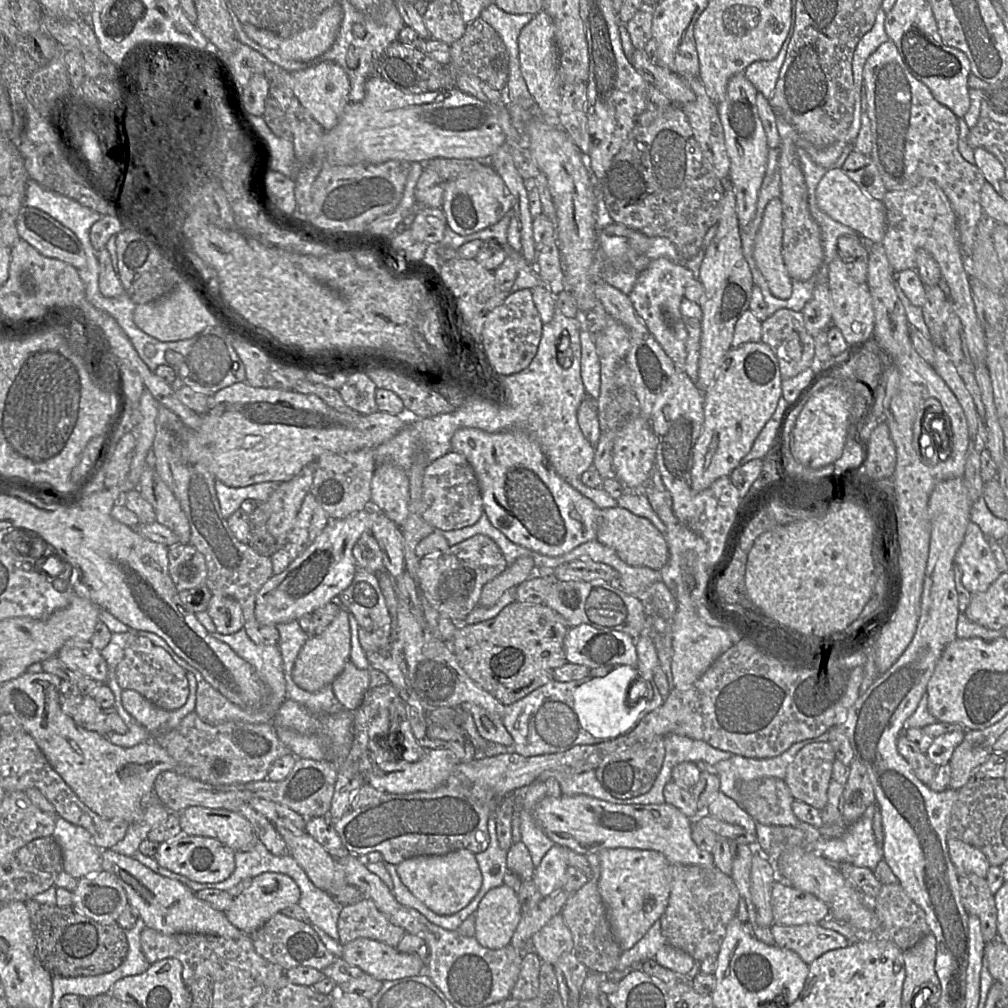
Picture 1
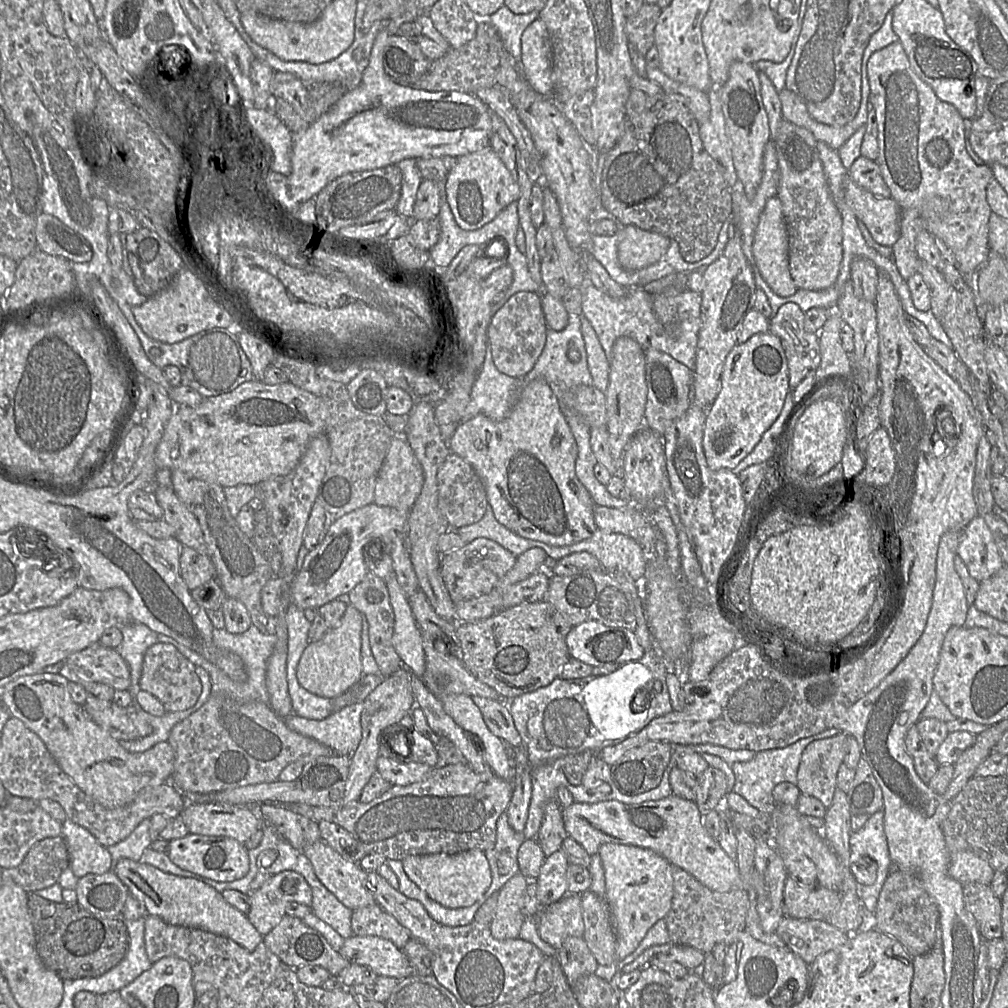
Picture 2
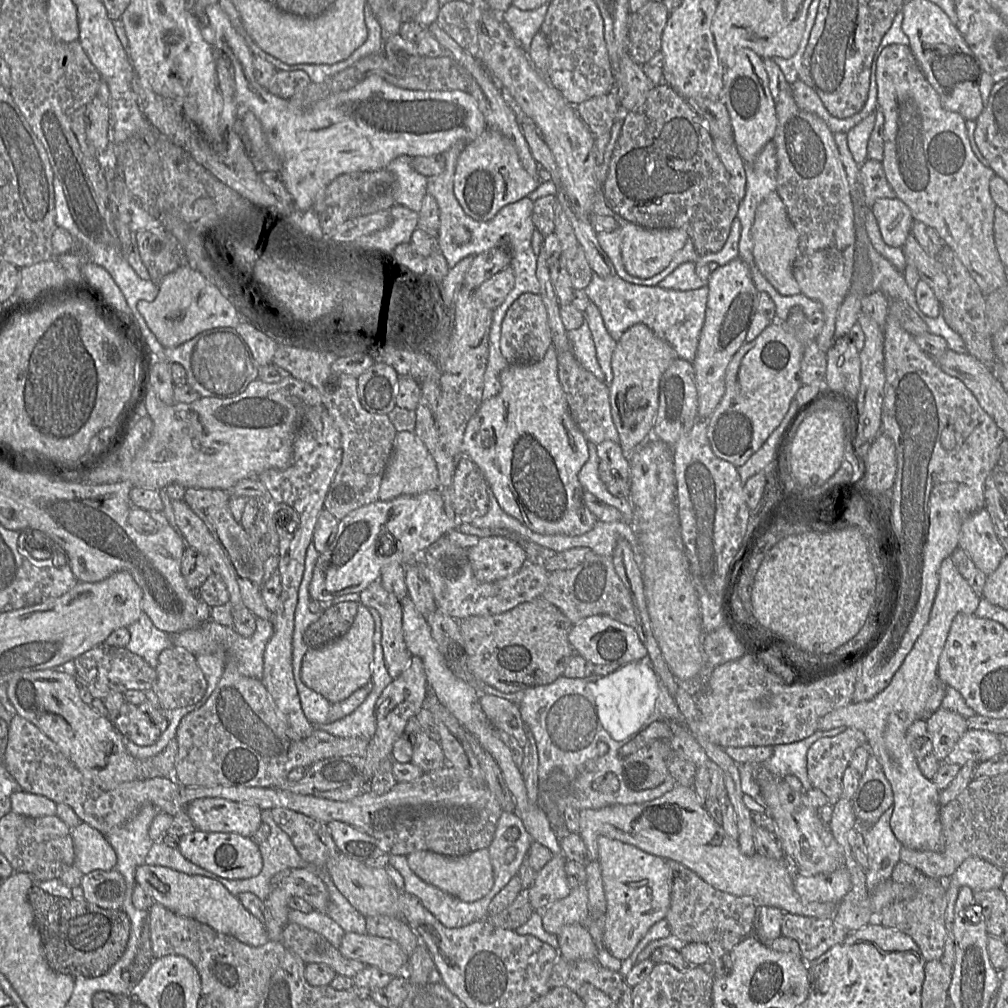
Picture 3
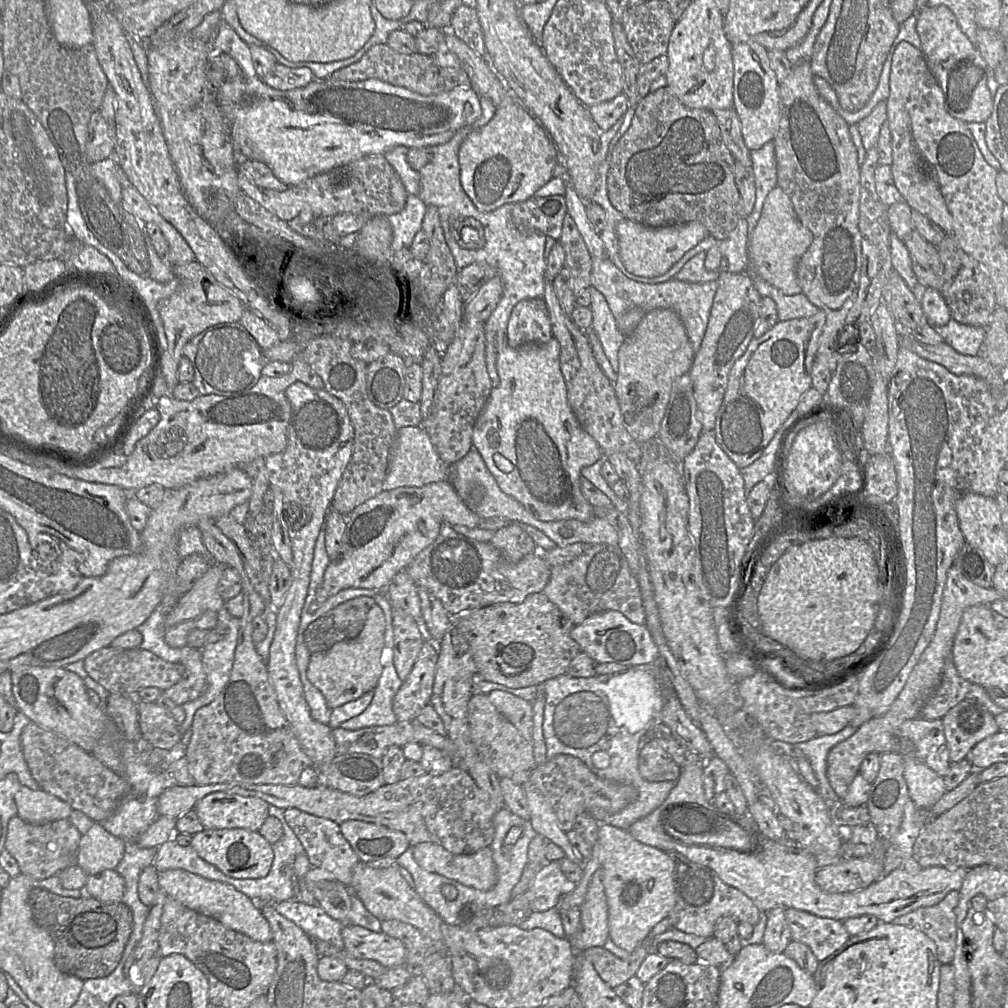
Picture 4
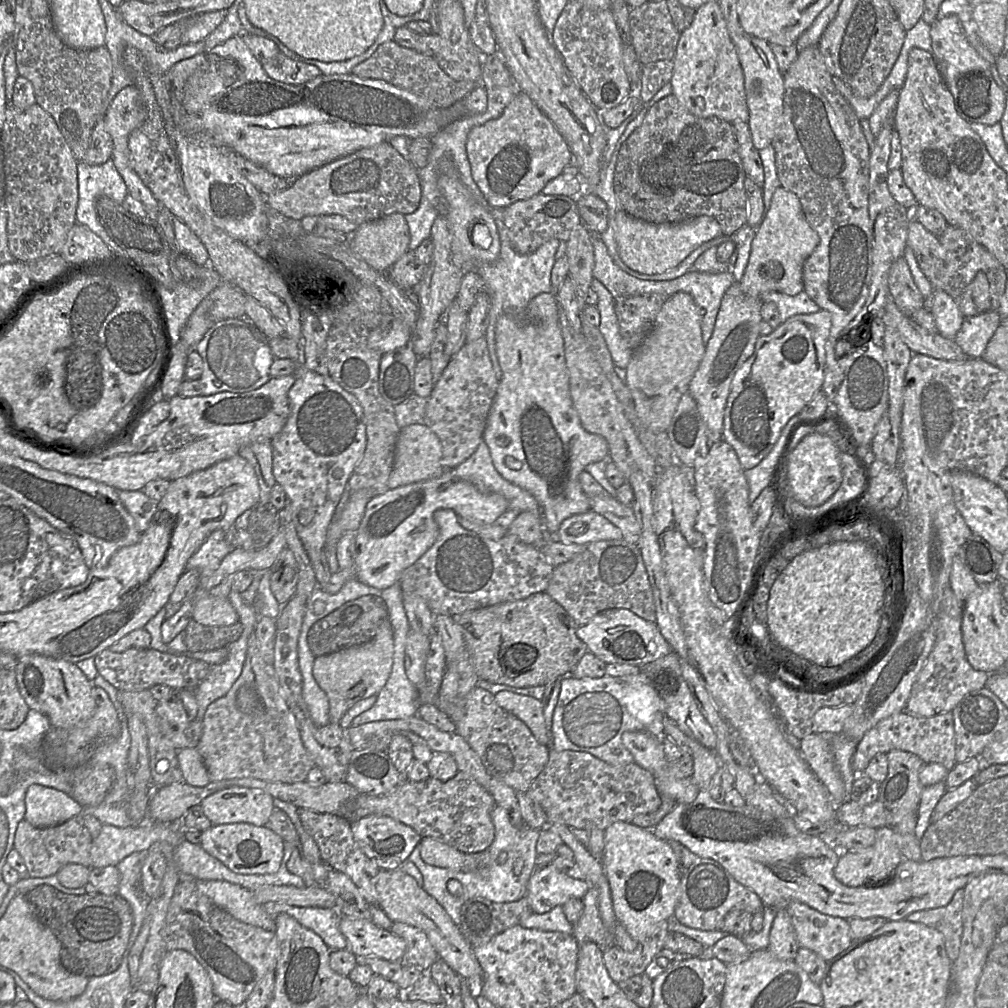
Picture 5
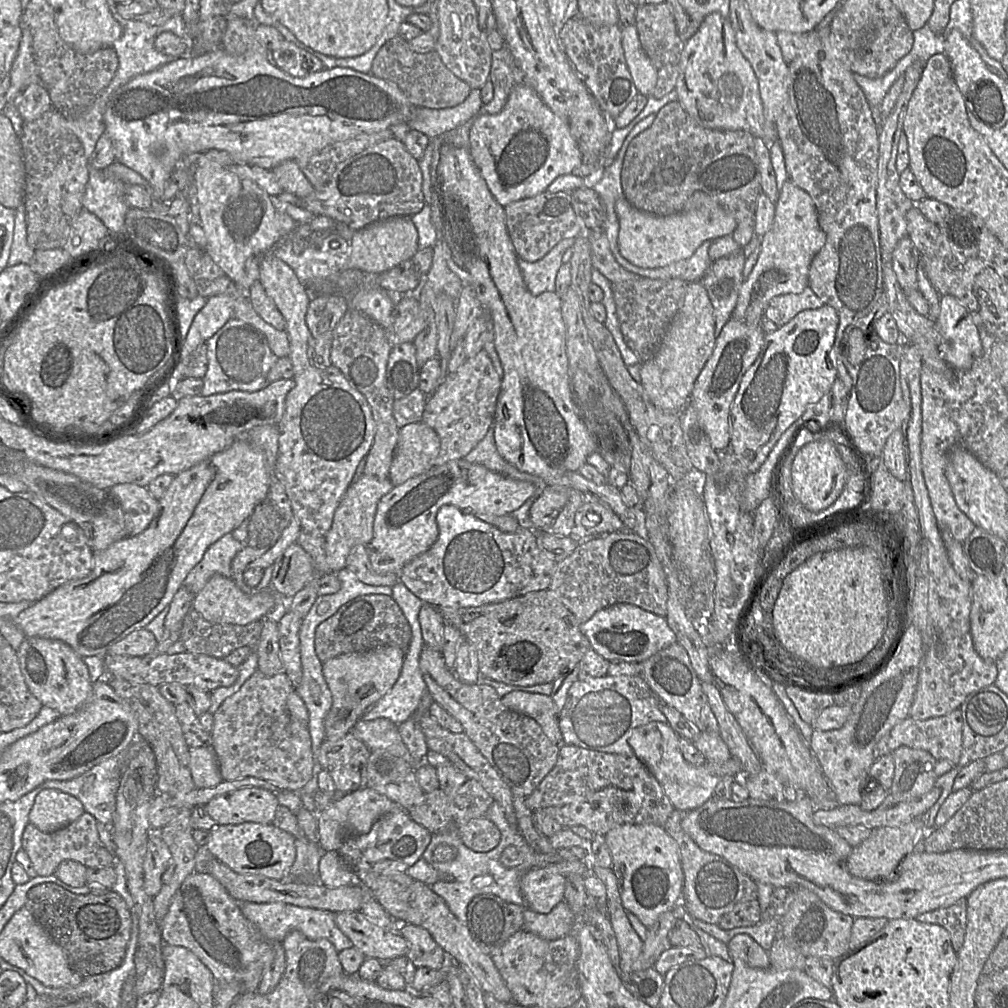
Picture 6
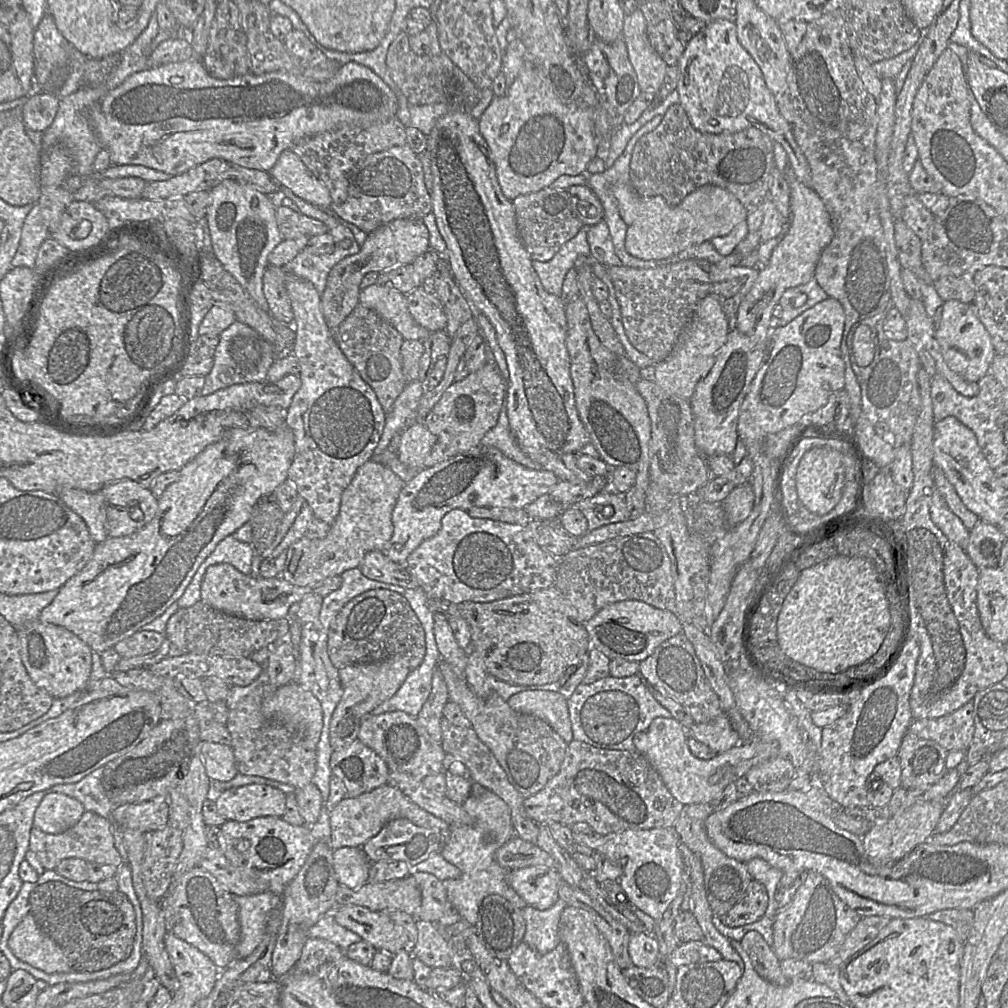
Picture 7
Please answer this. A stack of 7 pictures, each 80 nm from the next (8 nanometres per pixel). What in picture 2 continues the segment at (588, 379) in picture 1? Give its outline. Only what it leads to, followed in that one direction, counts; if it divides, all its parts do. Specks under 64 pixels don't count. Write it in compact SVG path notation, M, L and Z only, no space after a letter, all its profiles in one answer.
M582 316L581 331L587 353L587 364L592 376L592 385L605 393L609 386L610 360L591 323Z

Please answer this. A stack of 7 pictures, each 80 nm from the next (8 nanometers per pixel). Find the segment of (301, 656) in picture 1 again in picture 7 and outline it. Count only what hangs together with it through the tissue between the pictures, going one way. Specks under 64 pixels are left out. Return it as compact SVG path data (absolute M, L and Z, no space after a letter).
M393 656L376 663L355 664L338 670L343 695L330 720L329 739L334 750L349 746L358 739L361 719L394 695L410 673L402 656Z

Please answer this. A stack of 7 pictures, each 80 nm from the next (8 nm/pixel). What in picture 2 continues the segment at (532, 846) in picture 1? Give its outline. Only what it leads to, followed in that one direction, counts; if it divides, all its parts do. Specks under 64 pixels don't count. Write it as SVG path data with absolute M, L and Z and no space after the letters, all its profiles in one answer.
M550 801L545 807L544 822L542 822L542 827L540 827L537 837L534 836L530 839L535 839L541 846L545 856L548 857L555 851L562 850L562 843L566 837L567 833L563 823L562 809L557 802Z

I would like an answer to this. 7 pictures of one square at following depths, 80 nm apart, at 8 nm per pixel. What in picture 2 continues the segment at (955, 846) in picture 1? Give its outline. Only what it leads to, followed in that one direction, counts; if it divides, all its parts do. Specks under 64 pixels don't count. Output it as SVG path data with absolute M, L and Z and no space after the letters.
M969 850L956 852L949 865L949 875L962 884L977 882L990 886L994 873L986 859Z

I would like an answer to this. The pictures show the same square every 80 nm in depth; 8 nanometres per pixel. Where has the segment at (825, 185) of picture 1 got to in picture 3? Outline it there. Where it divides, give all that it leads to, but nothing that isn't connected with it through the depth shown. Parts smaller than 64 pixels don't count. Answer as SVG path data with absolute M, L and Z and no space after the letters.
M878 199L869 203L883 241L892 247L902 247L911 232L912 215L899 199Z

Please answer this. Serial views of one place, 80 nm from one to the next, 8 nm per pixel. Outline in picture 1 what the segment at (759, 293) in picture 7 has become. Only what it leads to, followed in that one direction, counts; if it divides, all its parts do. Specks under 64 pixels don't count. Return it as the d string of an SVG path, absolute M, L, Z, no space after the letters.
M774 198L765 207L762 223L758 230L754 244L754 260L759 271L764 276L772 294L782 300L790 298L792 294L792 279L785 267L782 255L783 238L783 207L779 198Z

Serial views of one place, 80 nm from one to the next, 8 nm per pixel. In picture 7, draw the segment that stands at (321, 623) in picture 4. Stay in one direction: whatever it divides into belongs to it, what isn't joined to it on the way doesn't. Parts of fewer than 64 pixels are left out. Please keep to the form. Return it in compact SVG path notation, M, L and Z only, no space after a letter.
M388 589L368 590L351 599L332 620L327 637L328 655L338 670L402 656L411 672L421 665L426 654L425 631L420 620L401 593Z

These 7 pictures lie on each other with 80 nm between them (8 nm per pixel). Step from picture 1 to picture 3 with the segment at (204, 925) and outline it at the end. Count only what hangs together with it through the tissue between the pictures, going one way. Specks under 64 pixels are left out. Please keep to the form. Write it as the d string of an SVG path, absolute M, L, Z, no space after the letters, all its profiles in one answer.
M145 863L136 869L135 881L136 885L139 885L154 900L154 903L161 904L178 915L207 924L244 944L259 947L270 940L264 924L241 904L237 896L216 880Z

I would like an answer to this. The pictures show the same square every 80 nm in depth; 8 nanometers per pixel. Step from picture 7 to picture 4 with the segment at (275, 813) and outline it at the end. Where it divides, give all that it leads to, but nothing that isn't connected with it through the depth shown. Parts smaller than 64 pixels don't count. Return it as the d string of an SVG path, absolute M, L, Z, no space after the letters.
M218 791L201 798L193 809L205 829L258 831L269 816L269 806L261 798Z

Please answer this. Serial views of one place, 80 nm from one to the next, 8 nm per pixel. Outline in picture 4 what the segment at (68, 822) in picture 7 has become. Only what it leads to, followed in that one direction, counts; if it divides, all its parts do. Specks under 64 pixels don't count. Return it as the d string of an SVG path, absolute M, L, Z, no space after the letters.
M23 786L14 796L17 816L32 824L68 819L73 808L60 798L41 789Z

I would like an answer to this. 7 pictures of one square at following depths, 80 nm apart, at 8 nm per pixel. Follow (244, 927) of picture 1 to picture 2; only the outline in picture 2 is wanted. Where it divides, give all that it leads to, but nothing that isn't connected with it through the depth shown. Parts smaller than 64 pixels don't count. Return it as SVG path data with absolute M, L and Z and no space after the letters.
M283 871L250 893L250 908L246 915L264 936L280 923L291 902L310 907L311 901L312 891L304 877L294 871Z

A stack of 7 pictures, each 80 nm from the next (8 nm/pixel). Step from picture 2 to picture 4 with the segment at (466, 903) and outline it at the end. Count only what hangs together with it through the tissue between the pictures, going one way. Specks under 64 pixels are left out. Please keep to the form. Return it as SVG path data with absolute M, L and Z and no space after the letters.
M422 842L413 847L412 853L423 870L464 886L487 891L497 881L497 870L489 847L471 854L453 854L439 844Z

